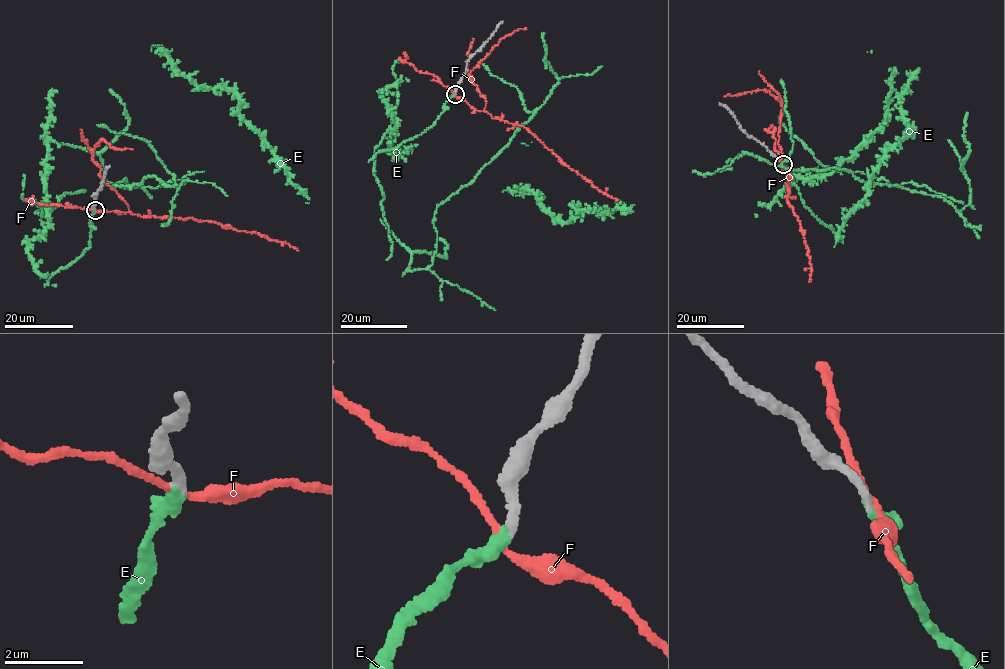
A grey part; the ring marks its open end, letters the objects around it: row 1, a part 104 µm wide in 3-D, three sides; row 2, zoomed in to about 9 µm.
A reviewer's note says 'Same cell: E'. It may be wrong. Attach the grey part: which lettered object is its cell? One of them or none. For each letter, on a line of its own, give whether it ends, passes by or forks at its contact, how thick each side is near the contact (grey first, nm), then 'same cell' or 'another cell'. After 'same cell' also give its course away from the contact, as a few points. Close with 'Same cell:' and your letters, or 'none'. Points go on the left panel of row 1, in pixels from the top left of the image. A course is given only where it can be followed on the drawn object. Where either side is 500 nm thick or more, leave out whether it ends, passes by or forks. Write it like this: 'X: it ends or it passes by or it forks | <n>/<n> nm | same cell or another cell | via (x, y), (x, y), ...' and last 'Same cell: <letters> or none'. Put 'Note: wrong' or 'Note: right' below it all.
E: it ends | 240/300 nm | same cell
F: it passes by | 240/170 nm | another cell
Same cell: E
Note: right

